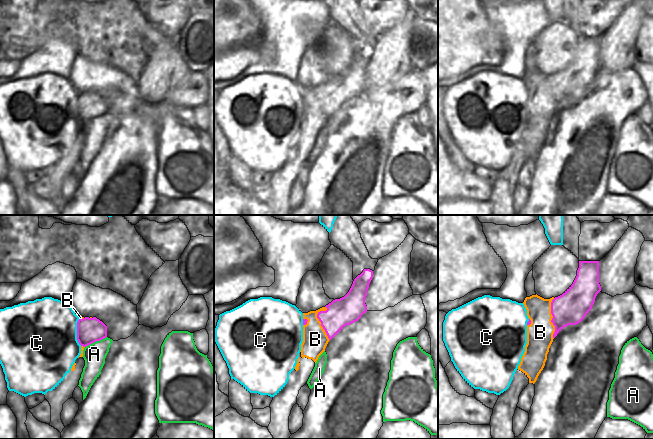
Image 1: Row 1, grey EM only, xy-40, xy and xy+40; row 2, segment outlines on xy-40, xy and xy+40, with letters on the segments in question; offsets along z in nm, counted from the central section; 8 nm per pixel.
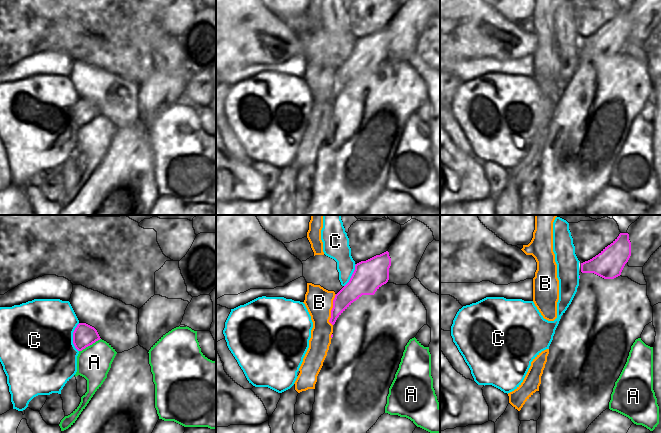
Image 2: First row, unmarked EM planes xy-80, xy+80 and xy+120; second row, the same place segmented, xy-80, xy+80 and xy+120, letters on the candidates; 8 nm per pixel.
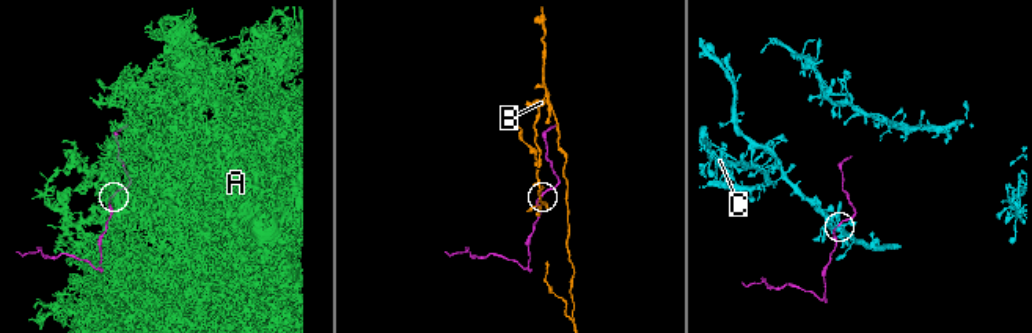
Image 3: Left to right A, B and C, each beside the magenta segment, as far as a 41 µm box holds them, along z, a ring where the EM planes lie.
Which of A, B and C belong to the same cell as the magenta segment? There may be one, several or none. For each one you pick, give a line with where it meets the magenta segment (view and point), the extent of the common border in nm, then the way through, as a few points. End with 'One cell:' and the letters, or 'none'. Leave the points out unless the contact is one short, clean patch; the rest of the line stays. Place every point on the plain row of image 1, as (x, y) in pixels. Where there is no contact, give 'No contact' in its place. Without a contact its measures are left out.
One cell: none.

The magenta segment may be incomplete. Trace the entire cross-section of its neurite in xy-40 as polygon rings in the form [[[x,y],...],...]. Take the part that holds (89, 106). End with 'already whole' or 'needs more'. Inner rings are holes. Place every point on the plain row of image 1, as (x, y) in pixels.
[[[85,93],[77,98],[77,116],[86,123],[107,113],[107,102],[96,93]]]; already whole

